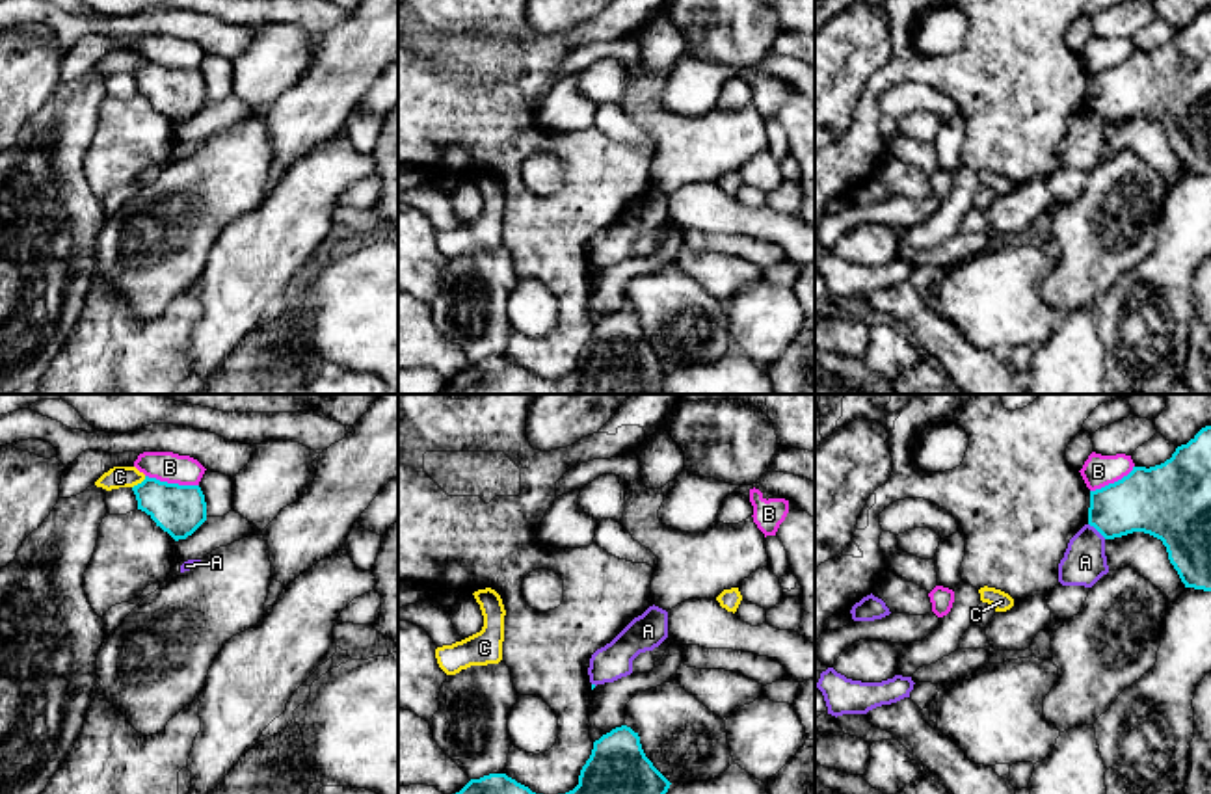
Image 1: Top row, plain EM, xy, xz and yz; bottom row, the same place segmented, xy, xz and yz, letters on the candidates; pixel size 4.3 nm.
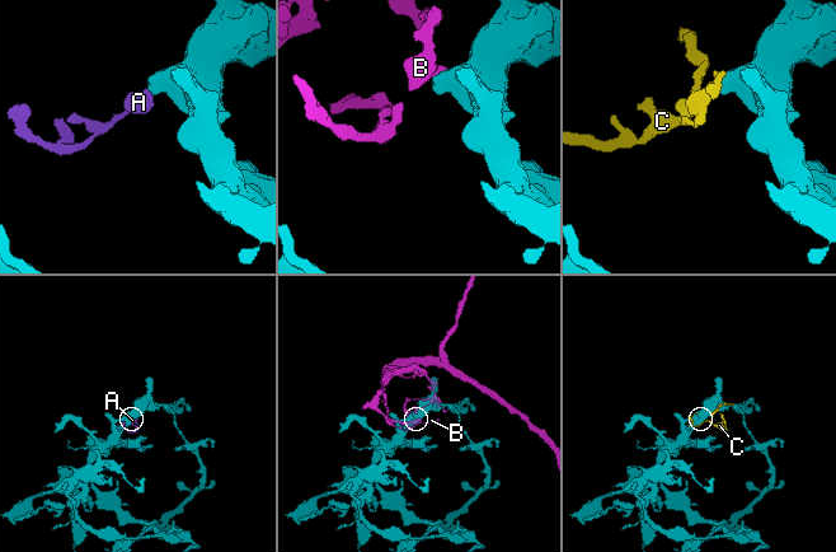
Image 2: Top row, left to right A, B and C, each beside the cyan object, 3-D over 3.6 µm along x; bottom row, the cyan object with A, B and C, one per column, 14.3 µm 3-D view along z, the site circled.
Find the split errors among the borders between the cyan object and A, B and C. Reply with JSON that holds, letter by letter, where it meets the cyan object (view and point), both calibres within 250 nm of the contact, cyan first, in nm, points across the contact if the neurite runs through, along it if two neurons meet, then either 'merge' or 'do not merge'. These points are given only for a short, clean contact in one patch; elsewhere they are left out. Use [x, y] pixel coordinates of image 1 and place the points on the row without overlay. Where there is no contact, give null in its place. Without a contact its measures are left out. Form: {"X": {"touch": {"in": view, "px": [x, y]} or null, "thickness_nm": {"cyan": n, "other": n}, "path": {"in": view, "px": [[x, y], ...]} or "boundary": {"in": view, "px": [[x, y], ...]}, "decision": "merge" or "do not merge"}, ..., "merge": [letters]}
{"A": {"touch": {"in": "yz", "px": [1098, 114]}, "thickness_nm": {"cyan": 280, "other": 190}, "boundary": {"in": "yz", "px": [[1089, 106], [1105, 121]]}, "decision": "do not merge"}, "B": {"touch": {"in": "xy", "px": [172, 67]}, "thickness_nm": {"cyan": 220, "other": 130}, "boundary": {"in": "xy", "px": [[146, 58], [157, 64], [198, 69]]}, "decision": "do not merge"}, "C": {"touch": {"in": "xy", "px": [138, 67]}, "thickness_nm": {"cyan": 220, "other": 100}, "boundary": {"in": "xy", "px": [[146, 60], [133, 71]]}, "decision": "do not merge"}, "merge": []}

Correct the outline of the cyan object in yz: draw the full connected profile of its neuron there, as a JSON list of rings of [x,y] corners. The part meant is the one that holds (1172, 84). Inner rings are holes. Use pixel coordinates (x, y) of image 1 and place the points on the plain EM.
[[[1211,9],[1178,30],[1164,46],[1133,50],[1122,63],[1090,74],[1088,108],[1105,123],[1133,115],[1161,123],[1185,171],[1211,175]]]

